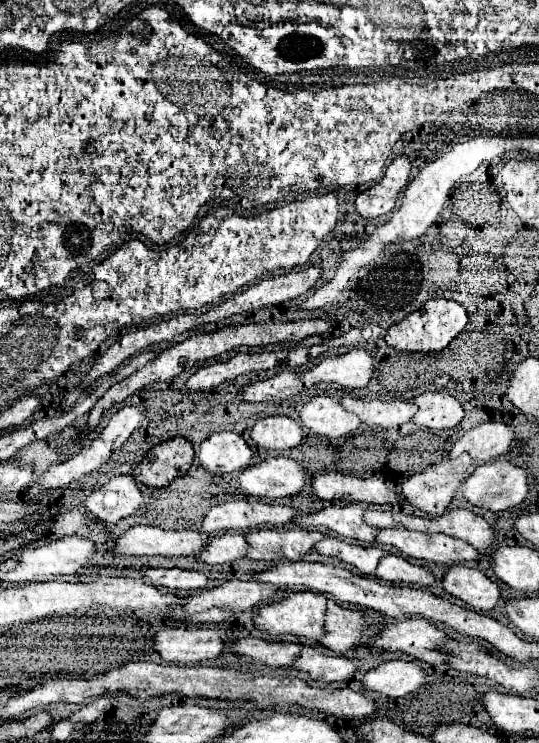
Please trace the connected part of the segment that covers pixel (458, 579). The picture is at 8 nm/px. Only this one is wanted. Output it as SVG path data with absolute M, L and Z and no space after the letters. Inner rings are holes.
M452 566L442 578L442 586L448 594L480 612L496 608L502 598L496 582L492 582L484 572L468 566Z

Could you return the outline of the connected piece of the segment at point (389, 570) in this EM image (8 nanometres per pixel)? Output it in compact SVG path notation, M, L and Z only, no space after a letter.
M384 556L374 572L376 578L384 580L384 582L392 582L392 584L406 584L406 586L432 586L436 584L436 576L418 566L418 564L410 564L406 562L402 556Z

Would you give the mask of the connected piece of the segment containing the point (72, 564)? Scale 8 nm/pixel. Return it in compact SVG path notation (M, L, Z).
M66 536L56 542L50 542L37 548L25 547L22 551L18 565L12 571L6 572L2 580L9 583L38 582L41 580L52 580L56 574L74 574L76 570L88 566L88 562L96 554L96 544L88 538L80 536Z

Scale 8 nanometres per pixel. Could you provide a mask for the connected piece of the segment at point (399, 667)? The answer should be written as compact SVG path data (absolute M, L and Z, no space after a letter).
M388 660L366 672L366 676L362 676L362 684L366 690L380 692L382 696L402 698L424 686L426 678L428 674L418 668L418 662Z

